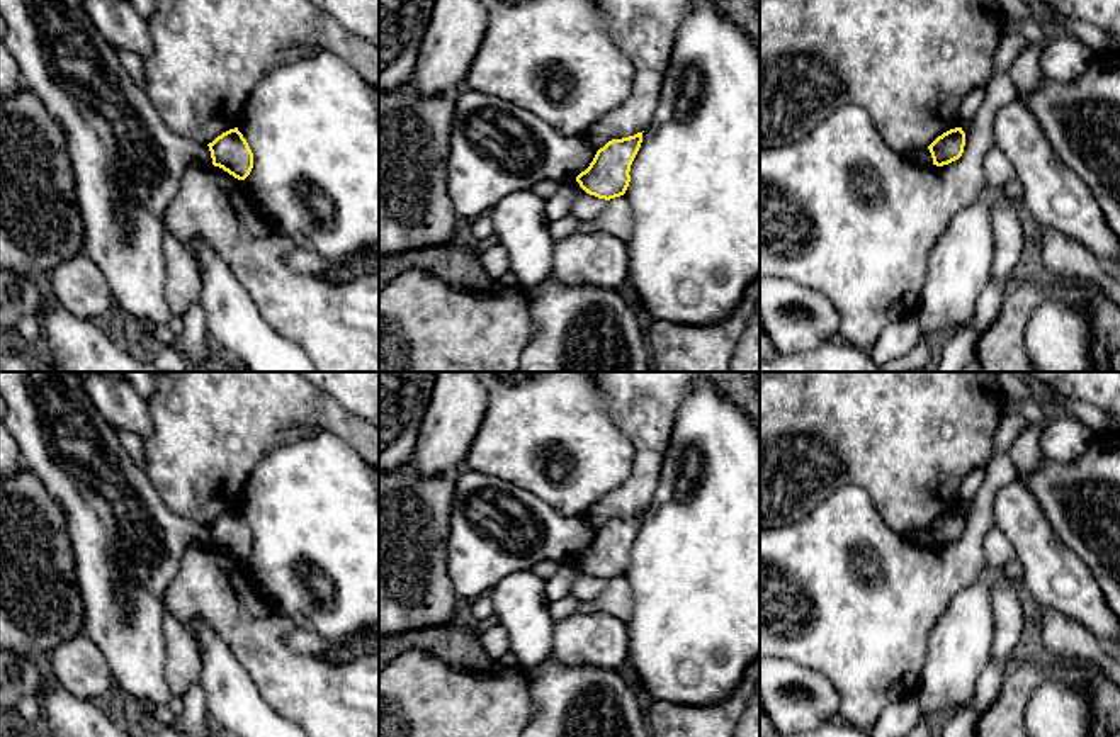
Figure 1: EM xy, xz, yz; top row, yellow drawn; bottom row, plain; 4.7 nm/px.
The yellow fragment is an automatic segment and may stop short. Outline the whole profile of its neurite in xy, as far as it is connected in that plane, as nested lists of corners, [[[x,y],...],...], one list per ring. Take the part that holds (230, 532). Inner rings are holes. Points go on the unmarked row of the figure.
[[[229,509],[207,525],[212,545],[223,549],[238,560],[245,560],[253,549],[253,533],[238,511]]]

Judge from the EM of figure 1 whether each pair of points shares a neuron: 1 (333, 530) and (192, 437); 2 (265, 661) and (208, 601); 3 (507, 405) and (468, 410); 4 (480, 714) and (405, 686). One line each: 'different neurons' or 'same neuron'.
1: different neurons
2: same neuron
3: different neurons
4: same neuron

